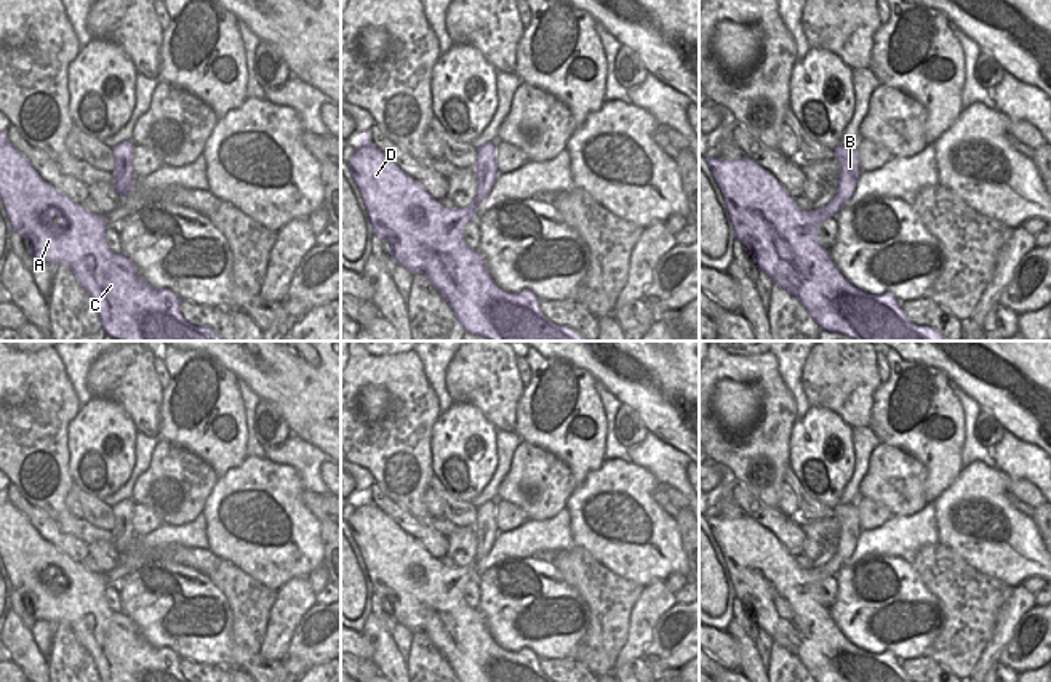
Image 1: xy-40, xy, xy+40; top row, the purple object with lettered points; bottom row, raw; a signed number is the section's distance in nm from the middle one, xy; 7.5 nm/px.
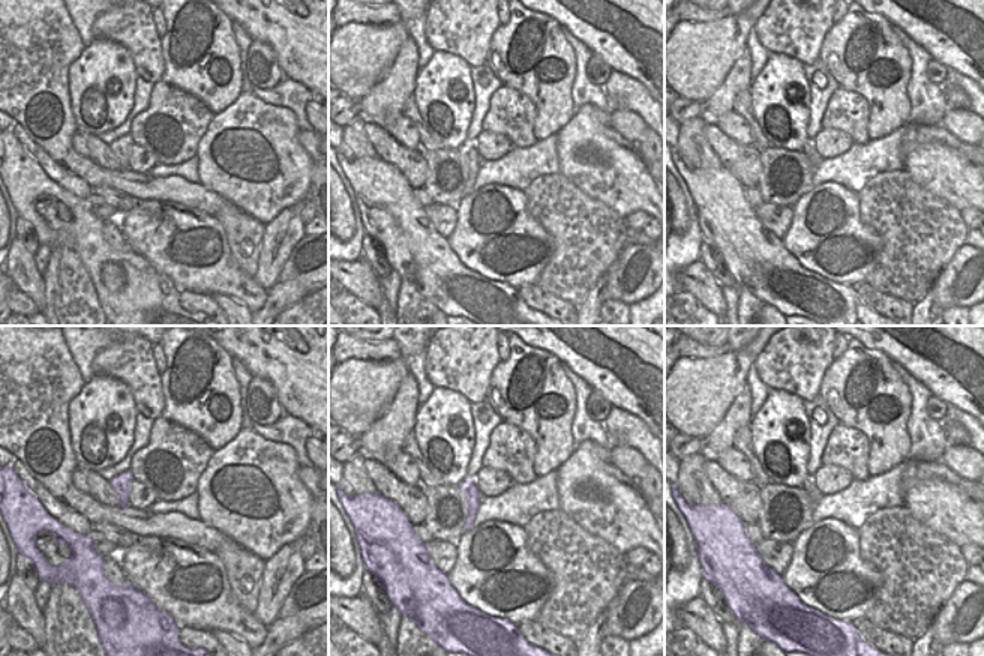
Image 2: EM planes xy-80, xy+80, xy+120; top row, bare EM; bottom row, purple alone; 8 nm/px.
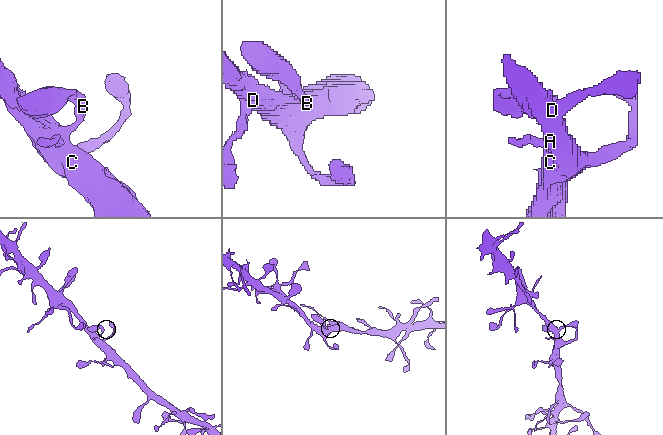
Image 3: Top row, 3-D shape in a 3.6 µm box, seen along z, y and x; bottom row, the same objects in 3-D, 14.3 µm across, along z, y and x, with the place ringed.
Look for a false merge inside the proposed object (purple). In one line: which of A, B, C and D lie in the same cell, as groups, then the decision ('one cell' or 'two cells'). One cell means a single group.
groups A B C D; one cell

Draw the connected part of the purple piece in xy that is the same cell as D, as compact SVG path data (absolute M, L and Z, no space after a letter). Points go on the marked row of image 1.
M362 134L347 162L350 175L363 197L373 232L390 243L390 255L411 274L424 274L442 293L466 333L488 341L587 341L577 331L552 323L529 290L509 293L499 288L478 250L464 242L464 229L477 219L477 207L483 202L498 176L496 142L477 149L477 197L469 208L446 210L422 186L405 175L389 157Z

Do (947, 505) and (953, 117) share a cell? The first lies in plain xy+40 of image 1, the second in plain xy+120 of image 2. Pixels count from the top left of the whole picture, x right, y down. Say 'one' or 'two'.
two

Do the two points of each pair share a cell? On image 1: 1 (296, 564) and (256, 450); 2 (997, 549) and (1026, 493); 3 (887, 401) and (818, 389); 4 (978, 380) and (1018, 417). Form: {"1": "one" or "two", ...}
{"1": "two", "2": "two", "3": "two", "4": "one"}

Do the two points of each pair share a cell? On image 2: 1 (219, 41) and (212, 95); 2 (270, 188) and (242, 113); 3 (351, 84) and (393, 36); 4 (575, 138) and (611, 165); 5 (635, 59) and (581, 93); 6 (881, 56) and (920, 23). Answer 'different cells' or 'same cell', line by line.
1: same cell
2: same cell
3: same cell
4: same cell
5: different cells
6: different cells

